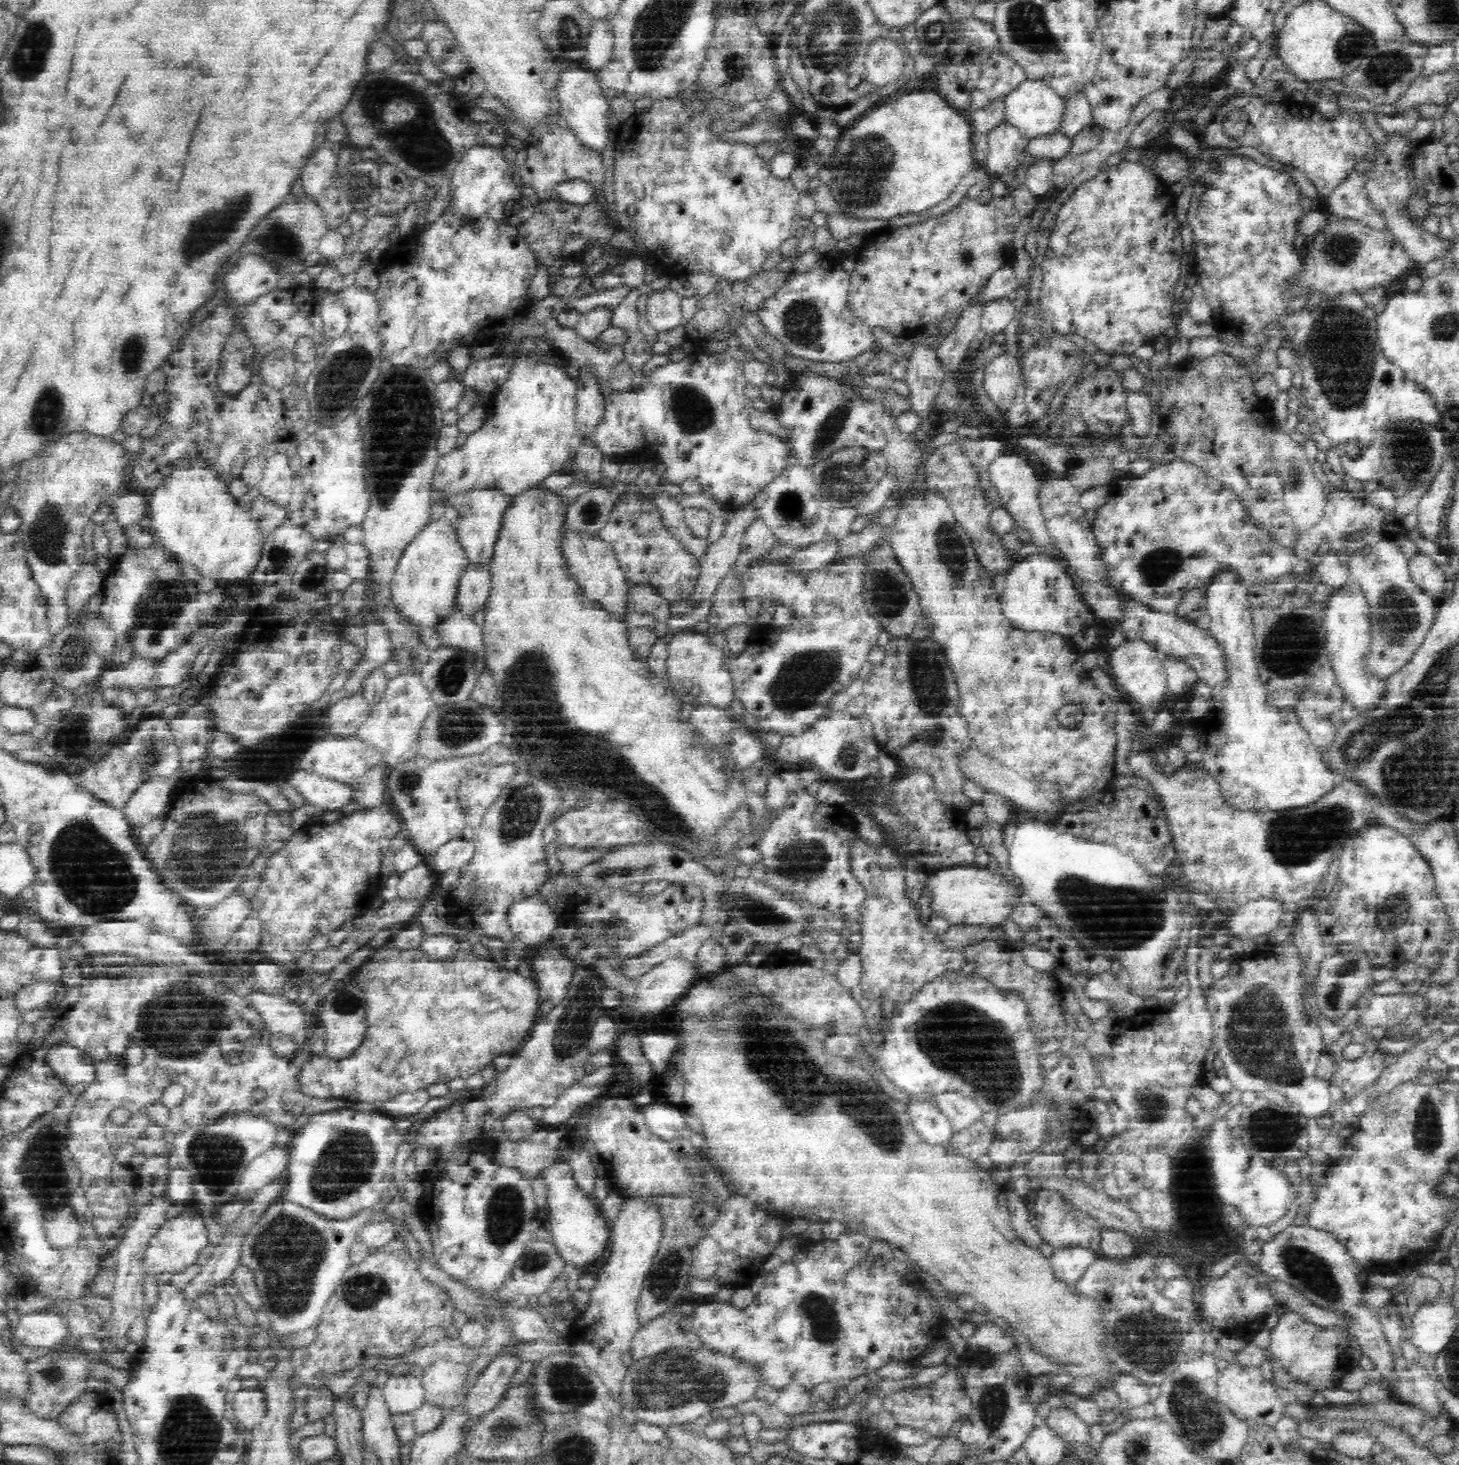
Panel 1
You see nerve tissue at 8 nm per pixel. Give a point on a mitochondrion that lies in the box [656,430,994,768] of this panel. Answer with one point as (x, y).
(930, 685)

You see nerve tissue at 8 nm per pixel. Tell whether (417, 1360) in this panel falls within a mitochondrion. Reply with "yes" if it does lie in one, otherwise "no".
no

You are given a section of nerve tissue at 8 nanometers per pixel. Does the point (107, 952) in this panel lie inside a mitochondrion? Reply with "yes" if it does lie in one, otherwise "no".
no

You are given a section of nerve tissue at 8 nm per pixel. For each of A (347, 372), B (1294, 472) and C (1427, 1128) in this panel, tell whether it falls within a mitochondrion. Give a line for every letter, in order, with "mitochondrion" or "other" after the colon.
A: mitochondrion
B: mitochondrion
C: mitochondrion

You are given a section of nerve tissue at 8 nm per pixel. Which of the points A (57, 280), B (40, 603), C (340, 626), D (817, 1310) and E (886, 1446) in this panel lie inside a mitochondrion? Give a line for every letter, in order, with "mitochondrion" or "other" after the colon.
A: other
B: other
C: other
D: mitochondrion
E: other

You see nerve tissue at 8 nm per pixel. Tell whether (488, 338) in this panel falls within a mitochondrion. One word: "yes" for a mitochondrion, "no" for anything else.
no

